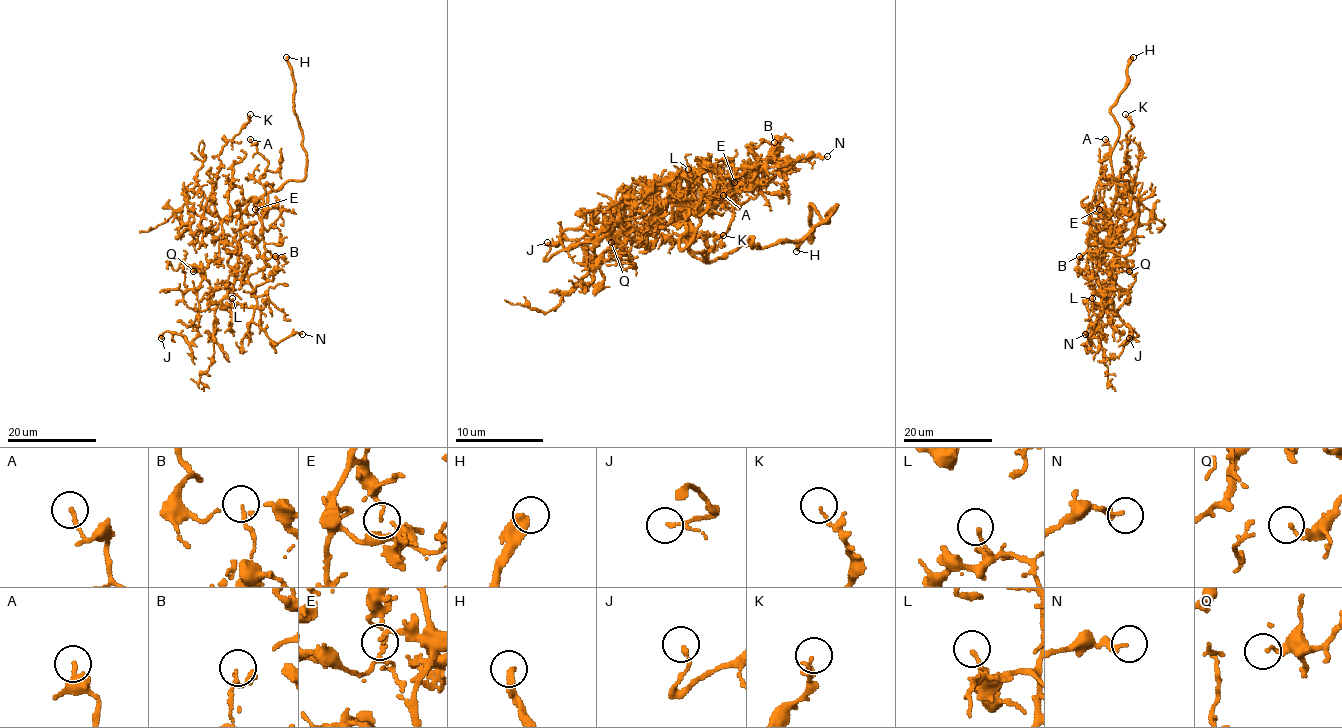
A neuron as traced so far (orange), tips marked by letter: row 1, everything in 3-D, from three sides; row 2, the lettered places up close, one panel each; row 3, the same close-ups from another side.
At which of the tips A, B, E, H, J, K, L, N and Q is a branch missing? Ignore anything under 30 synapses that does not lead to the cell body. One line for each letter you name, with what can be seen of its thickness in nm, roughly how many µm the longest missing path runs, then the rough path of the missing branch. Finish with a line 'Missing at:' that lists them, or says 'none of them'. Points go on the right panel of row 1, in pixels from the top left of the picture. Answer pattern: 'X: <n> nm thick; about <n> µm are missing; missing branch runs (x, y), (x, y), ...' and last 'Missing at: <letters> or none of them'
H: 400 nm thick; about 7 µm are missing; missing branch runs (1133, 57), (1134, 33), (1138, 30)
Missing at: H

